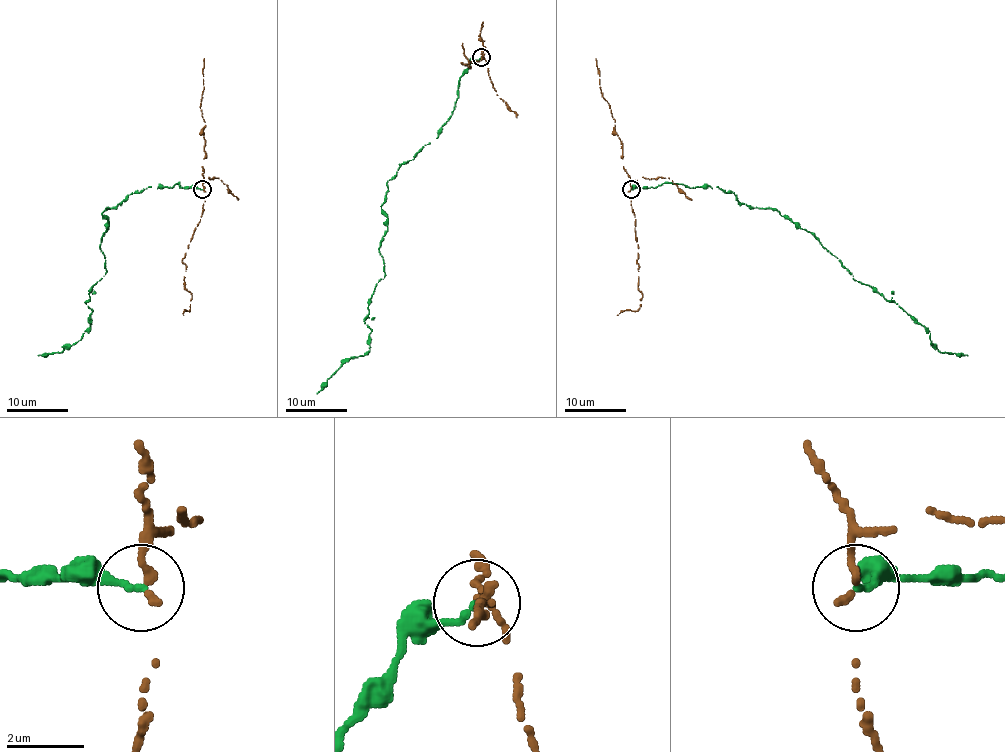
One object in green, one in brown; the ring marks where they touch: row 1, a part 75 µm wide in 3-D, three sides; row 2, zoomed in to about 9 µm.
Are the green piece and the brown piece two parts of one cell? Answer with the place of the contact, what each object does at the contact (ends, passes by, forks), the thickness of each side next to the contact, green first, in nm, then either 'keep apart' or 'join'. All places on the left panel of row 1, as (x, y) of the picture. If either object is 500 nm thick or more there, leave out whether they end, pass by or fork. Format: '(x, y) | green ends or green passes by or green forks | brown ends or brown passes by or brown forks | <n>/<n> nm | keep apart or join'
(202, 189) | green ends | brown ends | 180/280 nm | keep apart

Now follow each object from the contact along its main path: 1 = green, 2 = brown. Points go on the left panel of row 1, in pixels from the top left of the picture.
1: (203, 189), (146, 187), (106, 209), (100, 242), (106, 273), (85, 302), (91, 325), (60, 353), (37, 356)
2: (203, 189), (200, 222), (181, 261), (186, 265), (184, 287), (192, 297), (189, 311), (184, 310), (183, 314)

